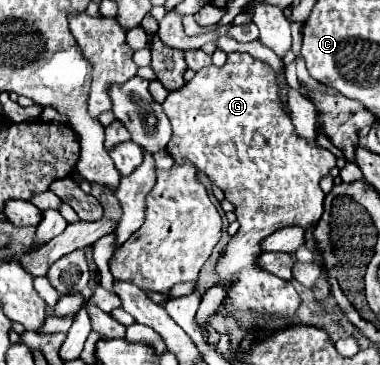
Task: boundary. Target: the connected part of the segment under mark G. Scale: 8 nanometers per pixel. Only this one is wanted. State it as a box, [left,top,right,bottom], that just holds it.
[162,53,338,319]

